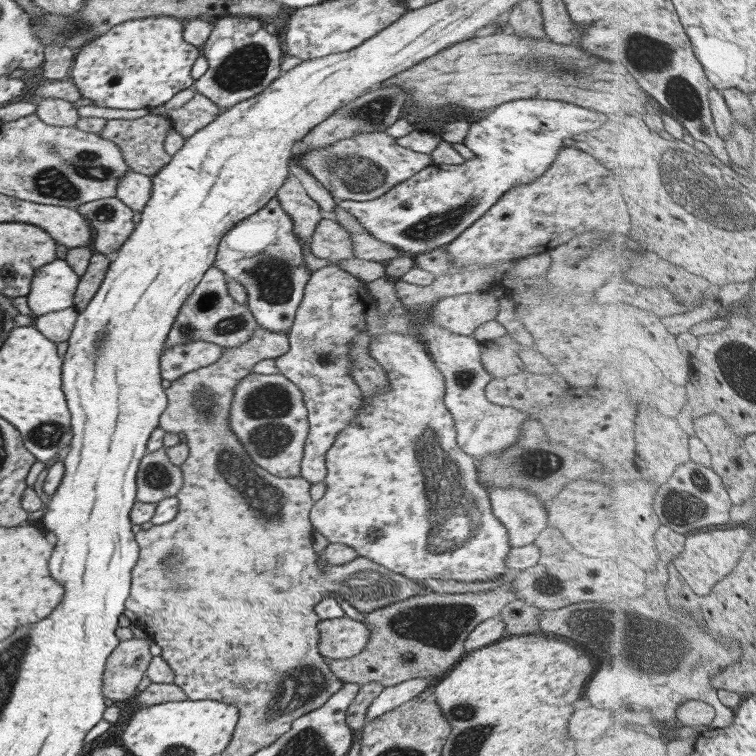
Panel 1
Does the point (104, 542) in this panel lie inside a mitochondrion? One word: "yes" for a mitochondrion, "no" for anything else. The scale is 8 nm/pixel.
no

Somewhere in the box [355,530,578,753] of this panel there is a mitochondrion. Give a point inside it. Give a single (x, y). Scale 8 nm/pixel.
(439, 626)

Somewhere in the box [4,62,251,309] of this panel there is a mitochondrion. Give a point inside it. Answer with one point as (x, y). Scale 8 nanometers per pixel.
(63, 180)

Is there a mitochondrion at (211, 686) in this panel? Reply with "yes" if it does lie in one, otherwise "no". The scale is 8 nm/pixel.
no

